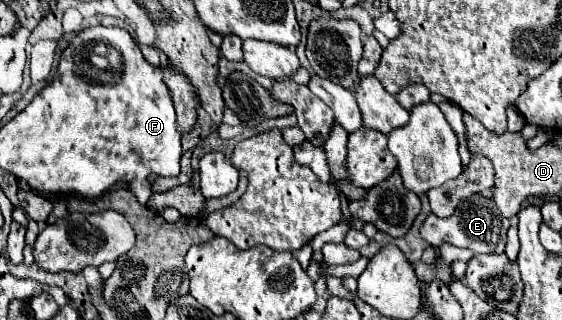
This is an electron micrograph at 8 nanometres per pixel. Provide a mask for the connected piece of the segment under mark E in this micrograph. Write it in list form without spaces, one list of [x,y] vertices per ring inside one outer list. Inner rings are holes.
[[[473,193],[471,197],[463,199],[455,213],[451,217],[437,217],[435,213],[429,213],[425,223],[421,225],[421,237],[431,247],[441,247],[443,243],[471,249],[475,255],[479,253],[503,253],[505,251],[505,237],[507,237],[509,221],[499,213],[495,201],[491,197],[485,197],[481,193]]]

